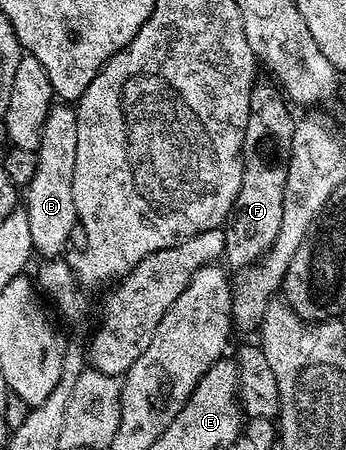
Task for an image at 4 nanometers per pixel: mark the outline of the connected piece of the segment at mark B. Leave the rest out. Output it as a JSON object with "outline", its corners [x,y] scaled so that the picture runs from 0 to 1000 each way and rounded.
{"outline":[[[159,231],[147,242],[142,242],[142,256],[136,267],[124,276],[118,287],[118,309],[107,322],[107,371],[101,373],[101,391],[87,400],[78,420],[66,431],[66,462],[78,471],[78,500],[90,504],[90,533],[95,536],[95,553],[110,567],[121,564],[121,576],[153,578],[188,556],[188,544],[199,538],[199,527],[211,520],[211,509],[220,513],[225,509],[228,496],[223,491],[223,473],[217,471],[217,427],[208,424],[208,411],[217,409],[217,333],[228,322],[228,293],[223,291],[223,247],[208,233],[199,231]]]}

